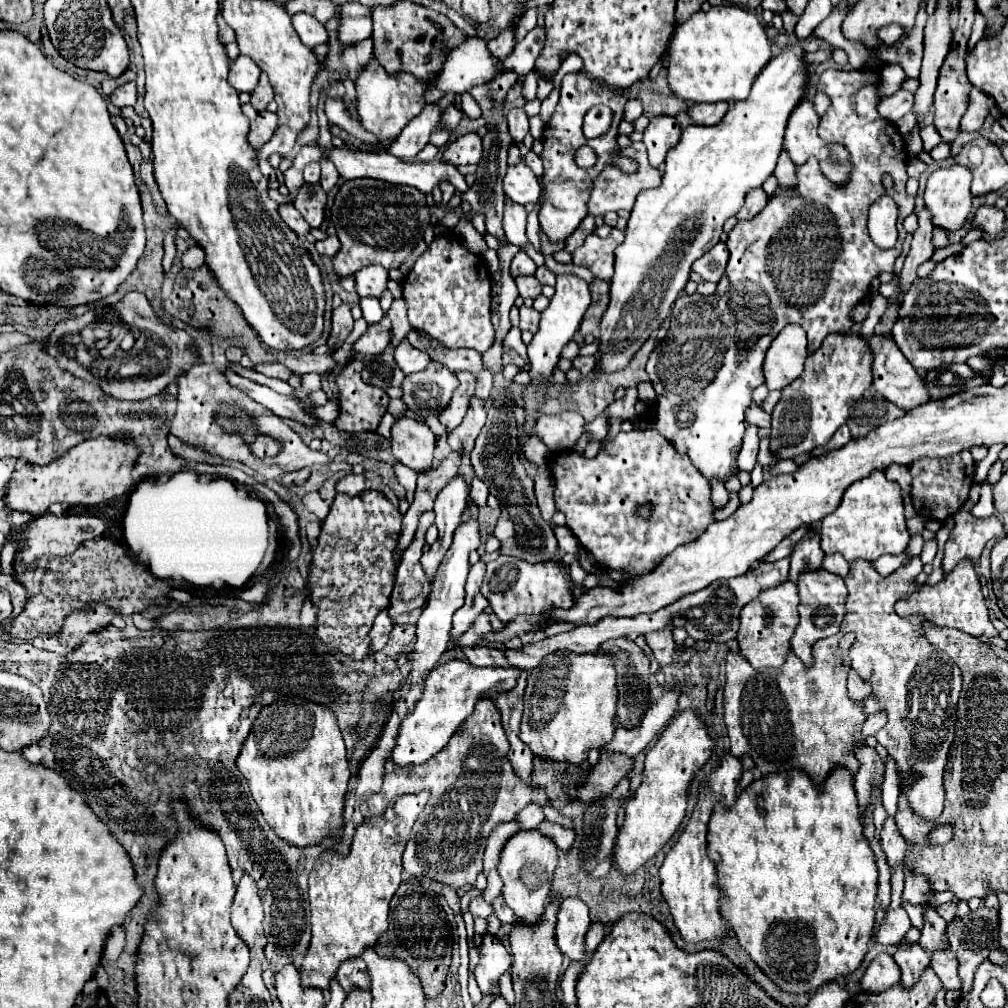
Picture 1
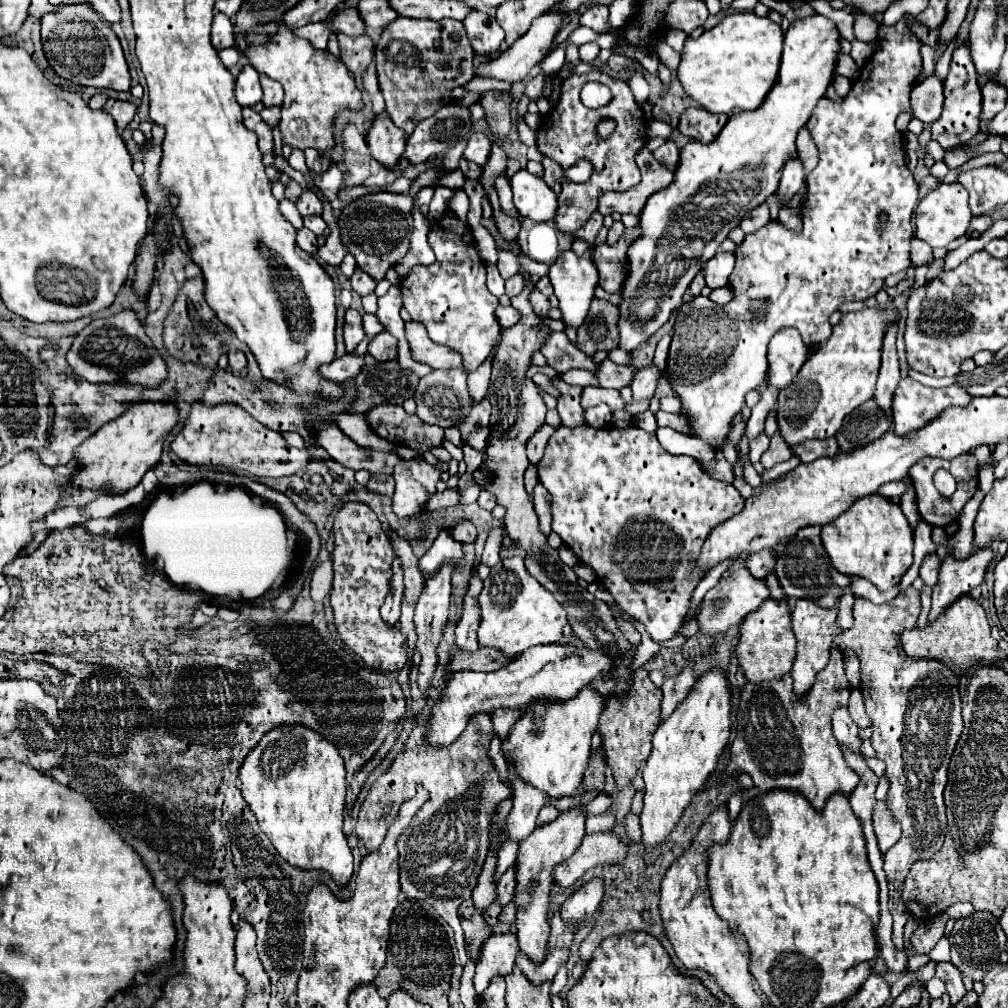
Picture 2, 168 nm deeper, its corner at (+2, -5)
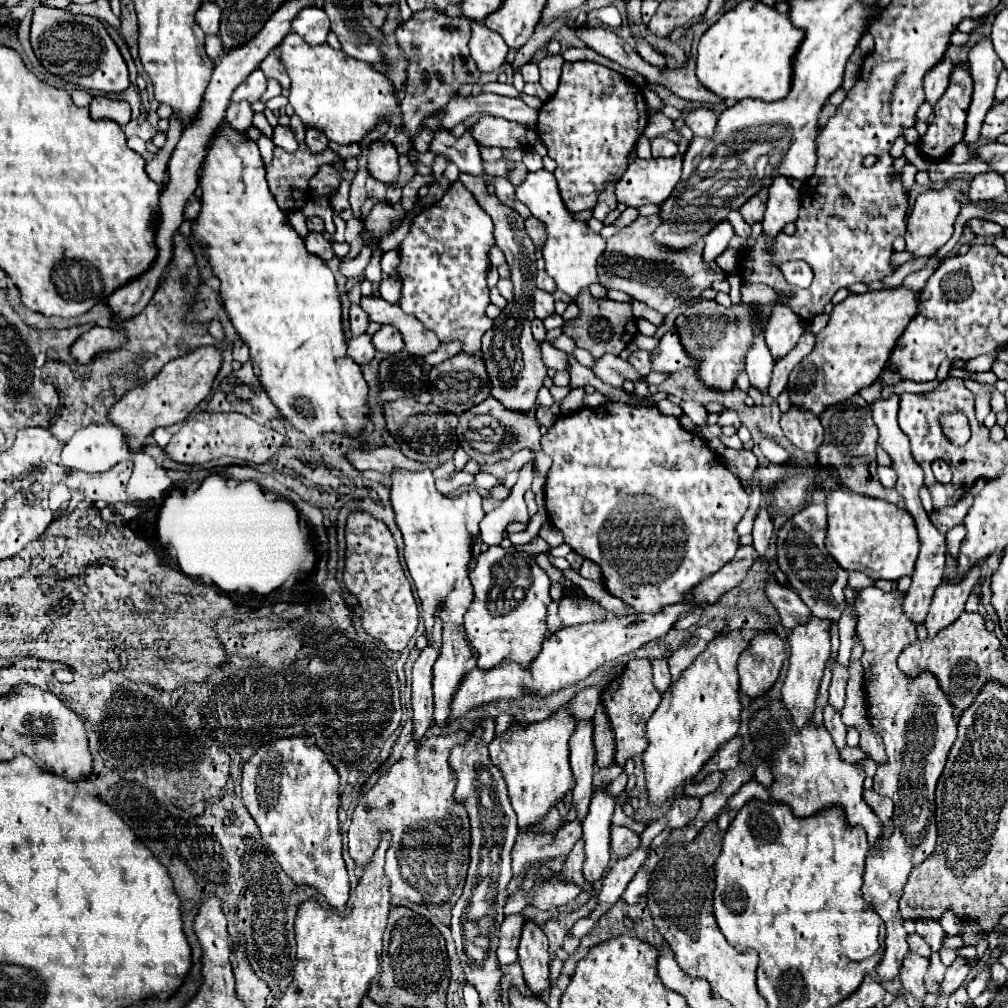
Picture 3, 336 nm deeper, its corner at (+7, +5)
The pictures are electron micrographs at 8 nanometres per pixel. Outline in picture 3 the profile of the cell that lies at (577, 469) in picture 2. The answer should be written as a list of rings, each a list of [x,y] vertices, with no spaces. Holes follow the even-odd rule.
[[[607,401],[595,409],[585,407],[571,415],[561,415],[549,427],[547,435],[541,437],[541,449],[545,455],[549,455],[553,459],[553,465],[547,473],[547,485],[545,485],[545,507],[547,507],[547,515],[549,515],[551,523],[563,533],[565,543],[571,545],[571,549],[575,553],[595,561],[601,567],[603,583],[609,589],[609,593],[623,599],[625,603],[629,603],[637,613],[657,613],[659,609],[667,607],[667,605],[675,605],[675,603],[683,601],[685,595],[689,593],[689,589],[693,589],[693,585],[697,585],[697,581],[701,581],[701,577],[707,577],[707,573],[721,569],[735,555],[735,551],[739,547],[739,537],[735,533],[735,525],[741,521],[741,517],[745,515],[745,511],[749,507],[749,495],[747,495],[745,487],[741,485],[741,481],[721,463],[719,455],[715,455],[699,435],[695,435],[693,431],[691,433],[685,431],[677,417],[665,417],[659,413],[657,407],[637,407],[637,405]],[[583,501],[589,501],[591,505],[595,505],[595,511],[585,515]],[[661,577],[665,577],[661,583],[639,583],[639,579],[661,579]]]

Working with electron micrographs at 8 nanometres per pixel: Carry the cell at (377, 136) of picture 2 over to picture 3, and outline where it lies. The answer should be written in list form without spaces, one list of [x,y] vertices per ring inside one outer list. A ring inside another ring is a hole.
[[[387,139],[373,141],[367,147],[367,169],[369,173],[385,185],[393,185],[399,175],[395,145]]]

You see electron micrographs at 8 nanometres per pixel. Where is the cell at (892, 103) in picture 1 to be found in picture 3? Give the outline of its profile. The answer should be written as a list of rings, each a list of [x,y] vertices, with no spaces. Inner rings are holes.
[[[943,59],[933,69],[929,69],[929,73],[925,73],[923,89],[925,89],[925,101],[929,105],[935,105],[941,99],[941,95],[945,93],[947,85],[949,85],[951,69],[953,69],[953,61]]]

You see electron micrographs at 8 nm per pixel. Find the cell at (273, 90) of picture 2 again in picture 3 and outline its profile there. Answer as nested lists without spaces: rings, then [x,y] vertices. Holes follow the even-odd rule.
[[[271,51],[271,53],[261,61],[259,69],[265,73],[267,79],[279,81],[279,85],[283,87],[283,95],[287,95],[287,91],[289,91],[289,77],[287,77],[285,69],[281,69],[281,63],[277,61],[277,51]]]

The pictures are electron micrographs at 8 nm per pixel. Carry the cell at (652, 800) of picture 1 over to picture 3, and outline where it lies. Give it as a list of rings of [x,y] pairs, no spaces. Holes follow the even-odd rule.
[[[733,631],[729,635],[719,635],[715,637],[705,651],[693,661],[689,669],[669,687],[669,691],[663,693],[663,701],[649,717],[647,721],[647,741],[649,747],[643,753],[643,767],[645,767],[645,779],[647,779],[647,793],[649,793],[649,805],[661,807],[663,803],[671,801],[677,787],[693,779],[701,767],[719,751],[721,745],[725,745],[729,739],[735,737],[739,729],[739,713],[741,713],[741,703],[739,703],[739,675],[737,675],[737,659],[739,653],[747,649],[747,641],[741,637],[739,631]]]

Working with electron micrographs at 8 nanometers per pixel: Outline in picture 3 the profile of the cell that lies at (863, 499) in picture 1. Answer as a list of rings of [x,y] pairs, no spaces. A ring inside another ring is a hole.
[[[837,489],[827,497],[827,537],[825,547],[847,571],[863,571],[871,579],[897,581],[913,573],[919,553],[919,539],[913,517],[897,505]]]

